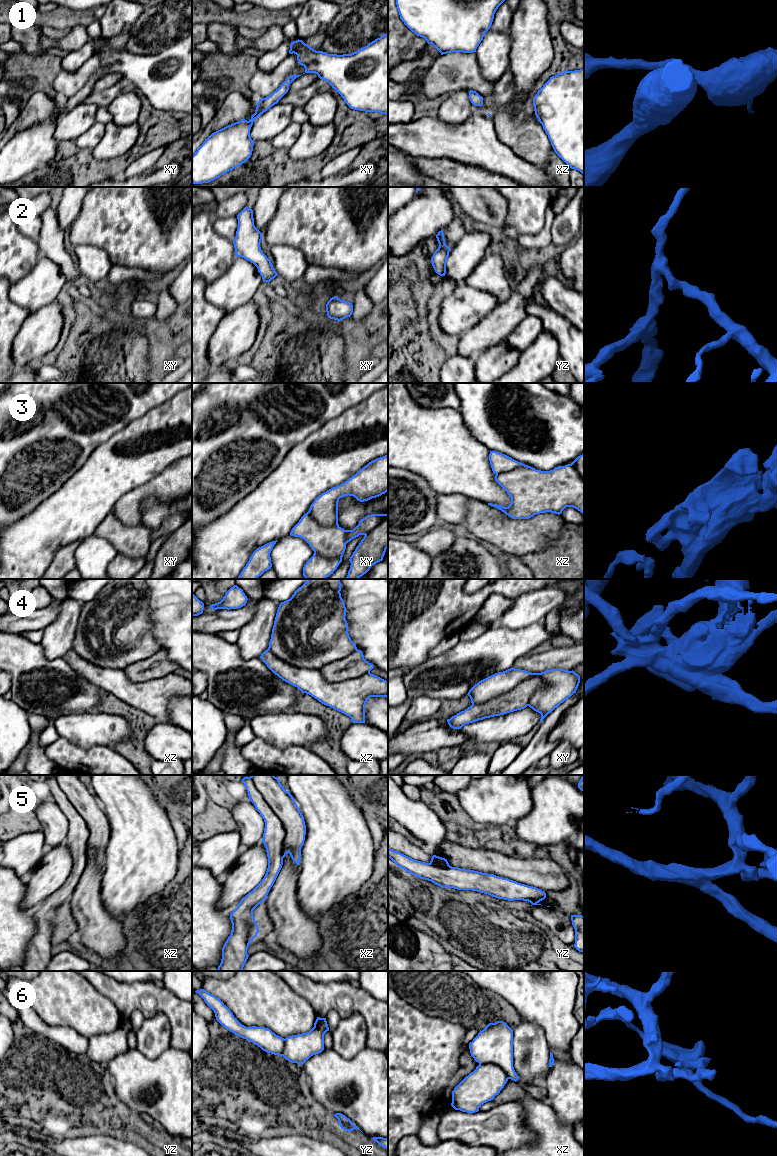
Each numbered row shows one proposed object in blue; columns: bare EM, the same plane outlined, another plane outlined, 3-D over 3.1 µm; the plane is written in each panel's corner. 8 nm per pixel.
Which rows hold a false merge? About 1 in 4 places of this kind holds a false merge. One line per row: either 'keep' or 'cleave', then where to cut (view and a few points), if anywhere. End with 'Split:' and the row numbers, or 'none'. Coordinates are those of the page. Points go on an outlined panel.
1: keep | no cut
2: keep | no cut
3: keep | no cut
4: keep | no cut
5: keep | no cut
6: cleave | xz (479, 1063), (496, 1064), (509, 1078)
Split: 6

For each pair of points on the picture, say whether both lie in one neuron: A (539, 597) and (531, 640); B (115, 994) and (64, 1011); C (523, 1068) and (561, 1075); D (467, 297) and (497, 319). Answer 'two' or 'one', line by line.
A: two
B: two
C: two
D: two

